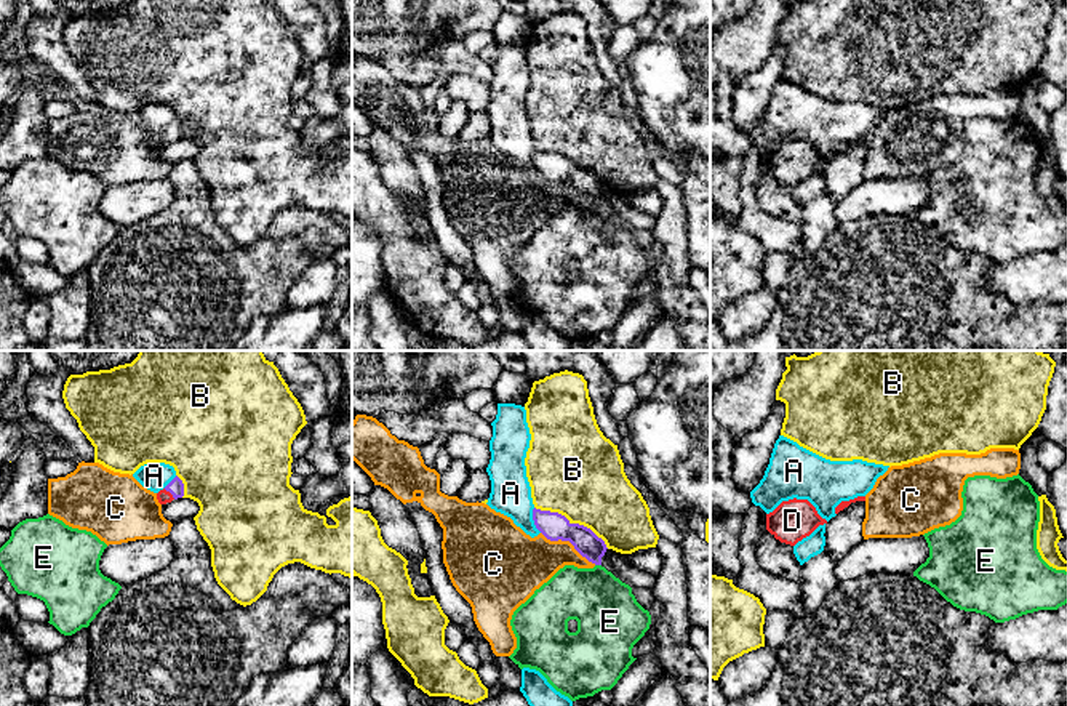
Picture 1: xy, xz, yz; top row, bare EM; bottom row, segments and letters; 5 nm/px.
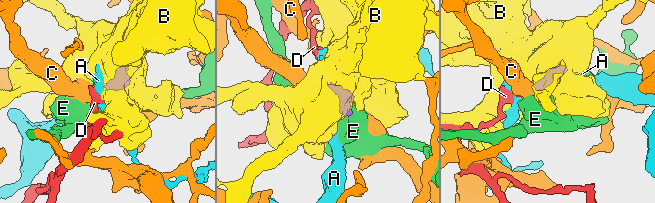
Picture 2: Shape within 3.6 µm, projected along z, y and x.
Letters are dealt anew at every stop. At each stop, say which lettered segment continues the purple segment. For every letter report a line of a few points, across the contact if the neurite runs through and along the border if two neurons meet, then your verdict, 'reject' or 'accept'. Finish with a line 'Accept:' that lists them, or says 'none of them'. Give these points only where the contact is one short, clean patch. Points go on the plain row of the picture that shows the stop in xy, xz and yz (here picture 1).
A: reject
B: reject
C: xz (541, 173), (551, 181), (567, 181), (595, 205) | reject
D: xy (175, 128), (170, 133), (163, 138) | accept
E: xz (595, 205), (600, 207) | reject
Accept: D

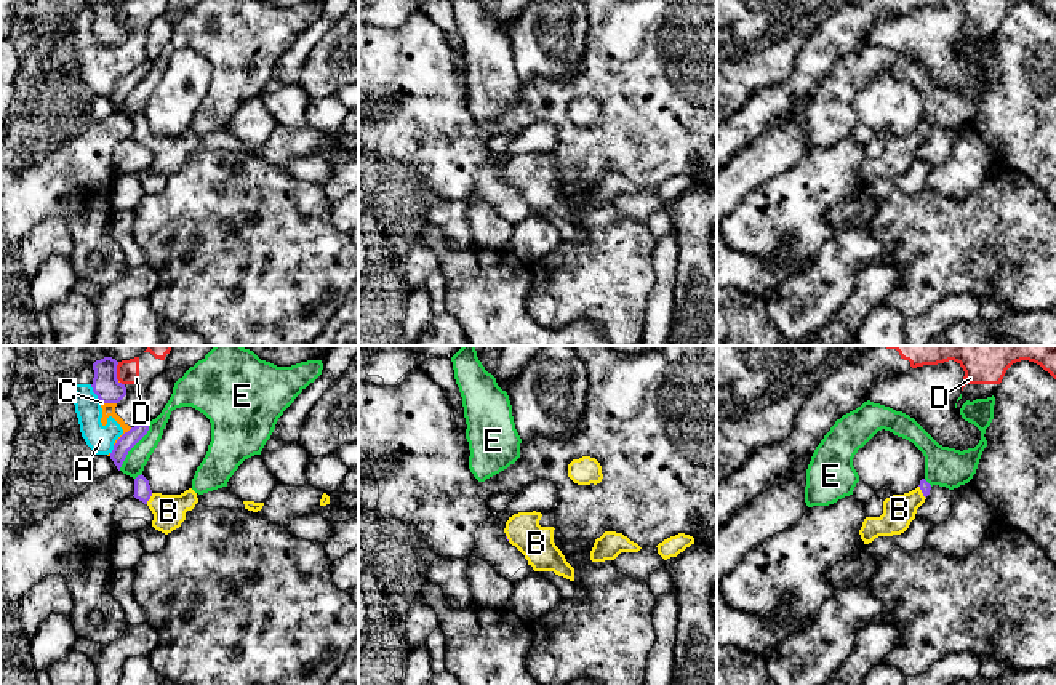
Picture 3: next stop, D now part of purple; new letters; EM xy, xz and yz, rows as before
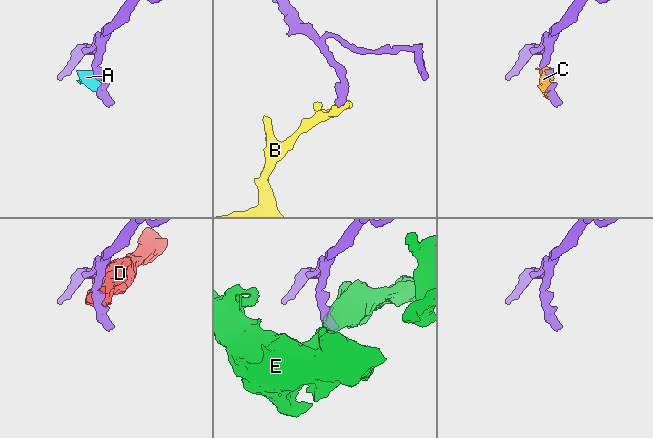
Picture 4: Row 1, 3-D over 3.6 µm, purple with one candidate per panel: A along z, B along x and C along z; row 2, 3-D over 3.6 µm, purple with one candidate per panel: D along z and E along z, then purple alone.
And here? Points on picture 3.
A: xy (90, 26), (100, 44) | reject
B: xy (143, 133), (149, 140), (168, 152) | accept
C: xy (132, 69), (114, 87) | reject
D: reject
E: xy (149, 64), (148, 74), (128, 93), (119, 111) | reject
Accept: B

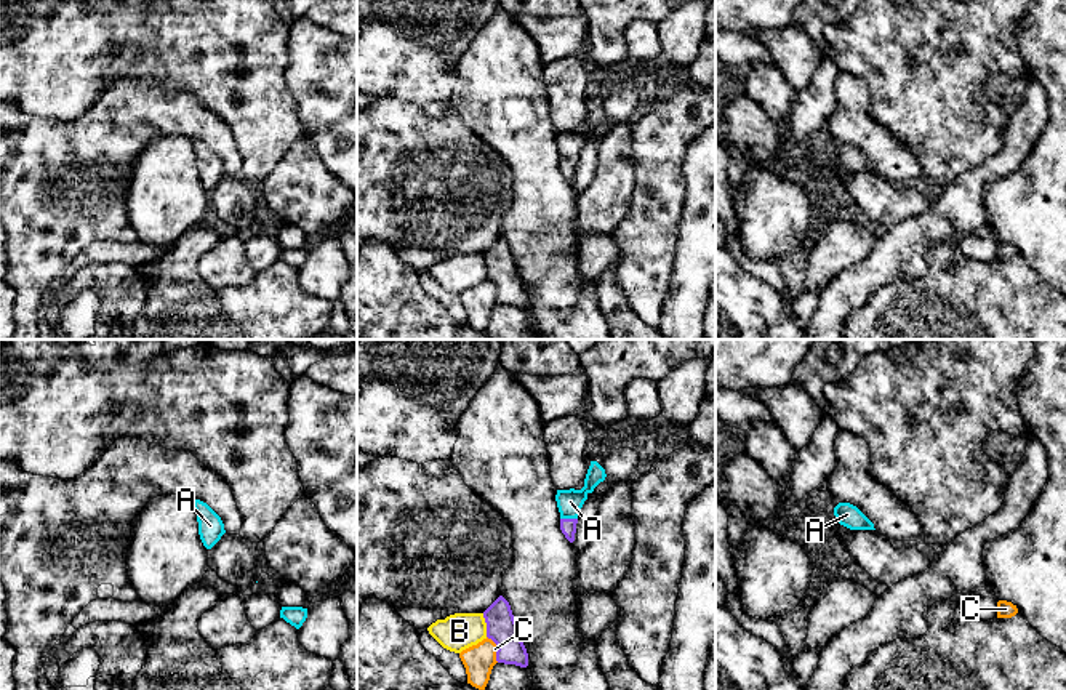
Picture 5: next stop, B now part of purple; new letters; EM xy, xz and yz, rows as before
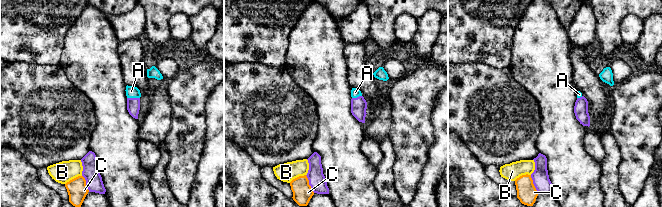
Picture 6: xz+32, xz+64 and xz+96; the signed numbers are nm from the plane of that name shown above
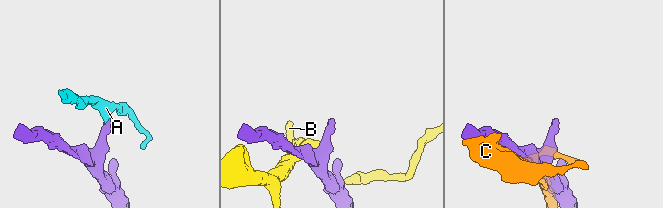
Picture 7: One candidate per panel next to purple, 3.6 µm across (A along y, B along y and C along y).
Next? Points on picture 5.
A: xz (567, 167), (569, 160), (570, 143) | accept
B: reject
C: reject
Accept: A

